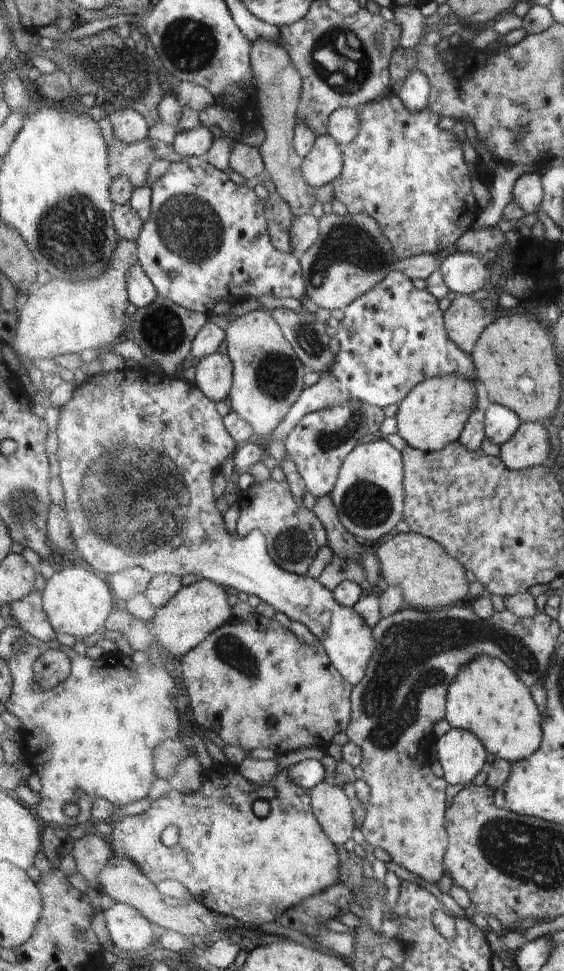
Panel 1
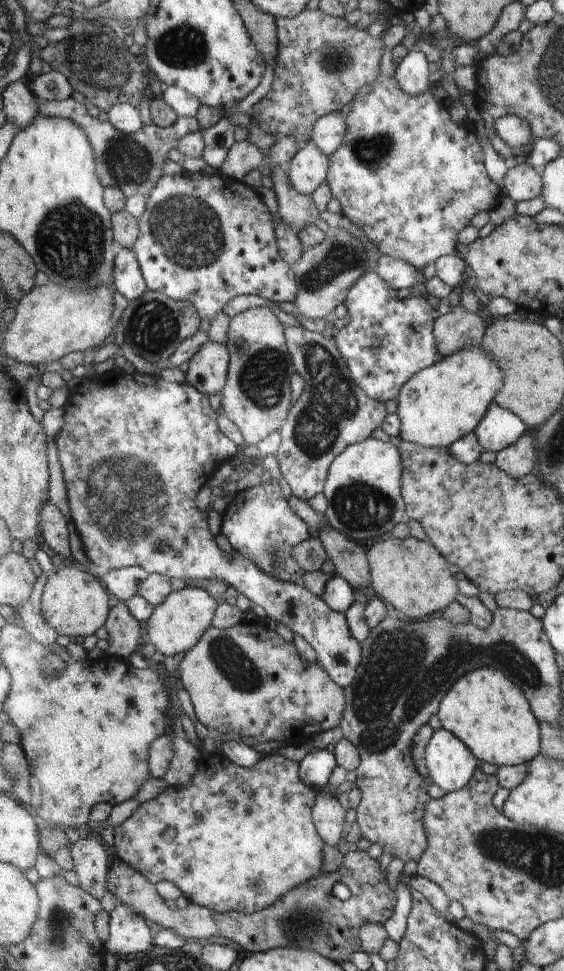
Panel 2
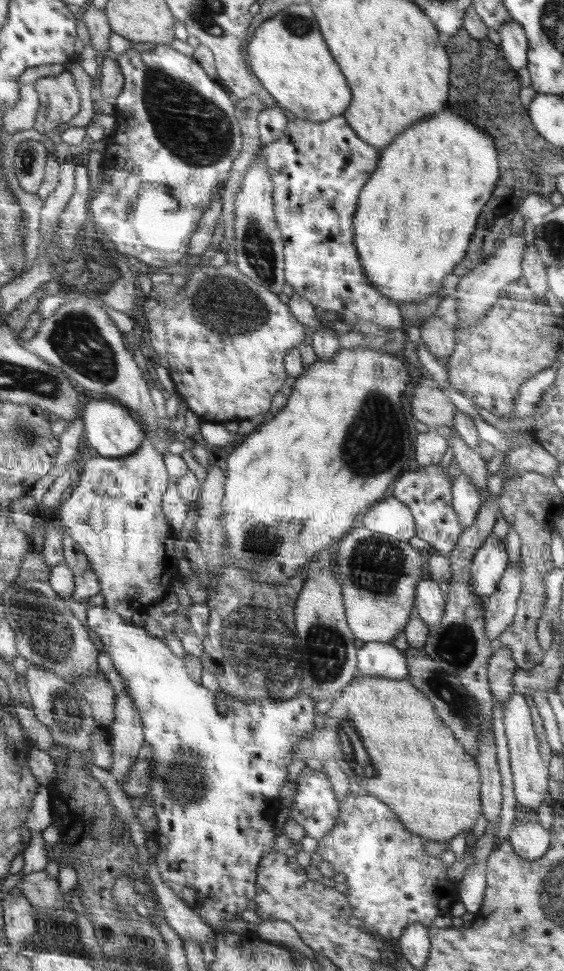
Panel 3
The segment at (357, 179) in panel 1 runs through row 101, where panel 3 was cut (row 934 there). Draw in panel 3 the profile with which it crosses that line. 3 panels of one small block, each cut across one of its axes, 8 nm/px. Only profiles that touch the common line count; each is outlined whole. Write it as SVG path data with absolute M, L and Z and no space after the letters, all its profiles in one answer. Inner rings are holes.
M362 792L355 796L350 793L341 804L341 816L337 818L337 824L333 830L318 841L317 850L324 861L330 862L338 874L344 874L345 883L349 886L347 893L350 906L353 906L353 916L363 920L362 929L380 935L389 943L393 943L398 950L398 941L402 933L414 921L424 923L432 928L432 920L436 916L446 916L451 912L452 904L459 900L459 888L455 887L454 881L447 874L447 865L428 854L422 838L414 835L401 822L401 818L394 814L393 809L382 802L376 795Z

